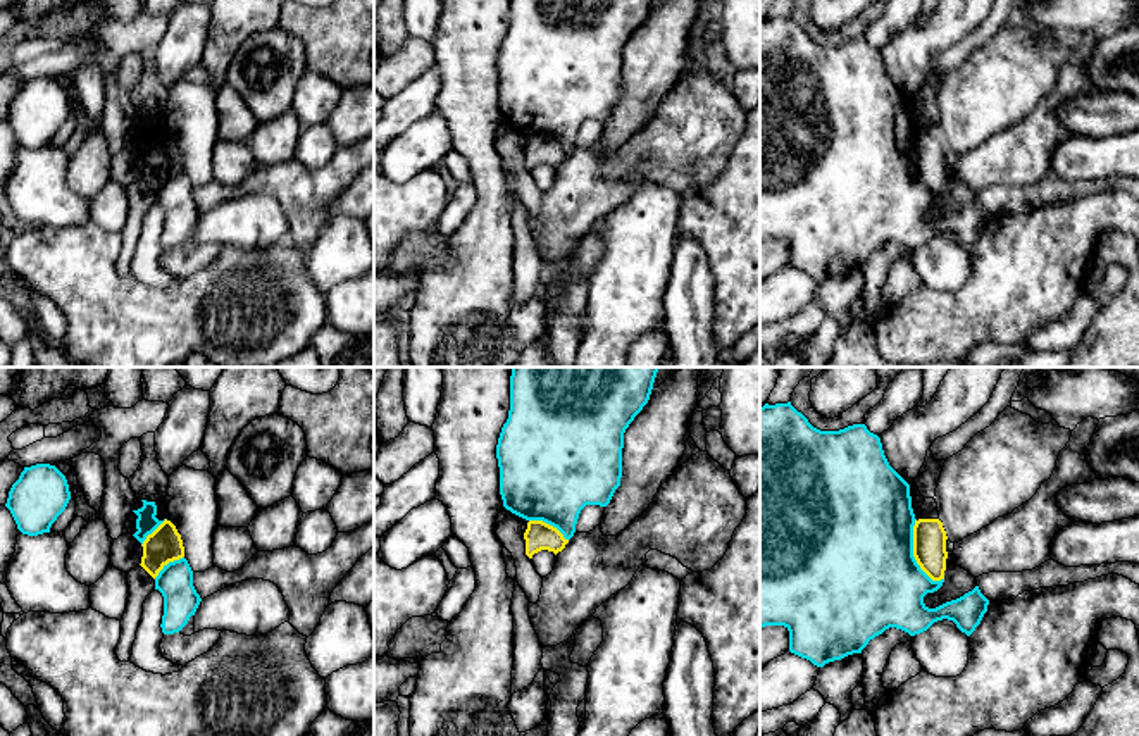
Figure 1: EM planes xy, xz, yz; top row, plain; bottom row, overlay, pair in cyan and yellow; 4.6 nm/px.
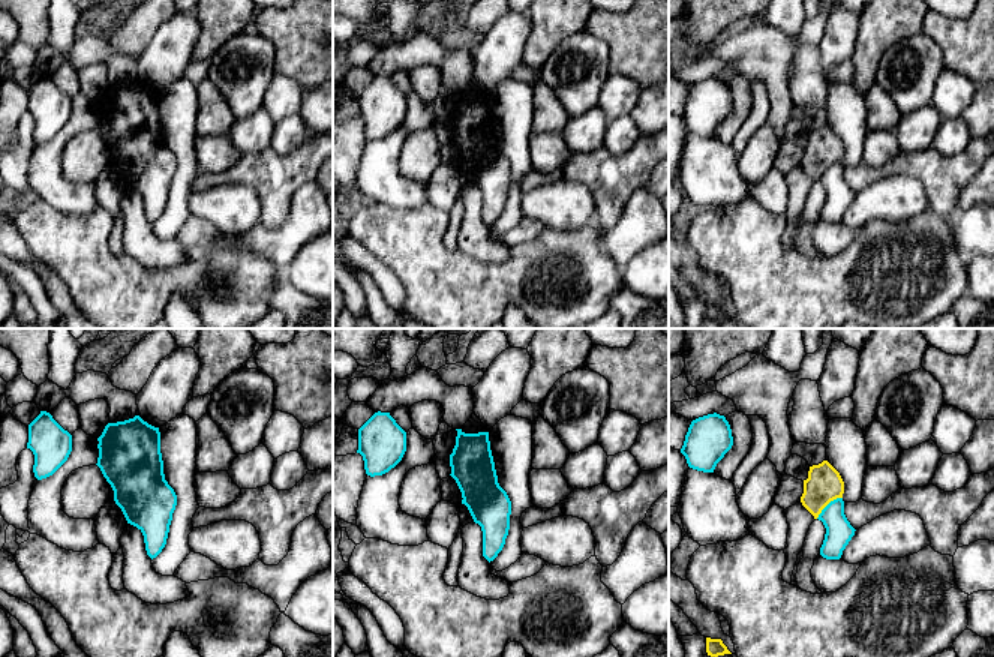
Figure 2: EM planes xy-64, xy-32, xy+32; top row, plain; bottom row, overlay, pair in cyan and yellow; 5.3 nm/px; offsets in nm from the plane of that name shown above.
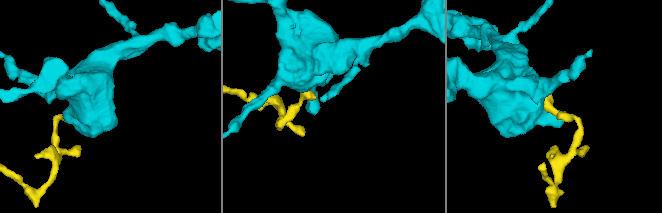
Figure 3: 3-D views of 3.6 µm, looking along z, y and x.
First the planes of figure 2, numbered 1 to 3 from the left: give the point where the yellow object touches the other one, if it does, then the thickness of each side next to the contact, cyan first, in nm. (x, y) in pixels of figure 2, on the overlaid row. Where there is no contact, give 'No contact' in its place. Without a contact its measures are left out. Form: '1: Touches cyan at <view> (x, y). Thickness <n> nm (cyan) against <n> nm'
1: No contact
2: No contact
3: Touches cyan at xy+32 (828, 504). Thickness 140 nm (cyan) against 190 nm

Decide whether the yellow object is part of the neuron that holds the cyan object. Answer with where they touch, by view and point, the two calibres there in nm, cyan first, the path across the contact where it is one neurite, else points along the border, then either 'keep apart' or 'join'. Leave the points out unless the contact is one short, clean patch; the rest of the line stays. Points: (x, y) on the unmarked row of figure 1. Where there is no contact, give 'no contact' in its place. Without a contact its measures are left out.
yz (912, 168) | 500/160 nm | along yz (915, 133), (914, 173), (933, 193), (939, 195) | keep apart

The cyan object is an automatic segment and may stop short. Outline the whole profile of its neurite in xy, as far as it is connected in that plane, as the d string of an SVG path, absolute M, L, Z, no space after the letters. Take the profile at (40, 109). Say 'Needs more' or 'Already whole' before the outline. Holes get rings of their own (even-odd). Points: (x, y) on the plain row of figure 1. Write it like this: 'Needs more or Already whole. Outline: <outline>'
Already whole. Outline: M36 78L24 81L9 105L5 121L22 148L38 150L50 147L69 114L65 90L55 79Z

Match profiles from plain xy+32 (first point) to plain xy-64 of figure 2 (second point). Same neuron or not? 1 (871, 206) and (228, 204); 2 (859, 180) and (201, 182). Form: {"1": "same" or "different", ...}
{"1": "same", "2": "same"}

